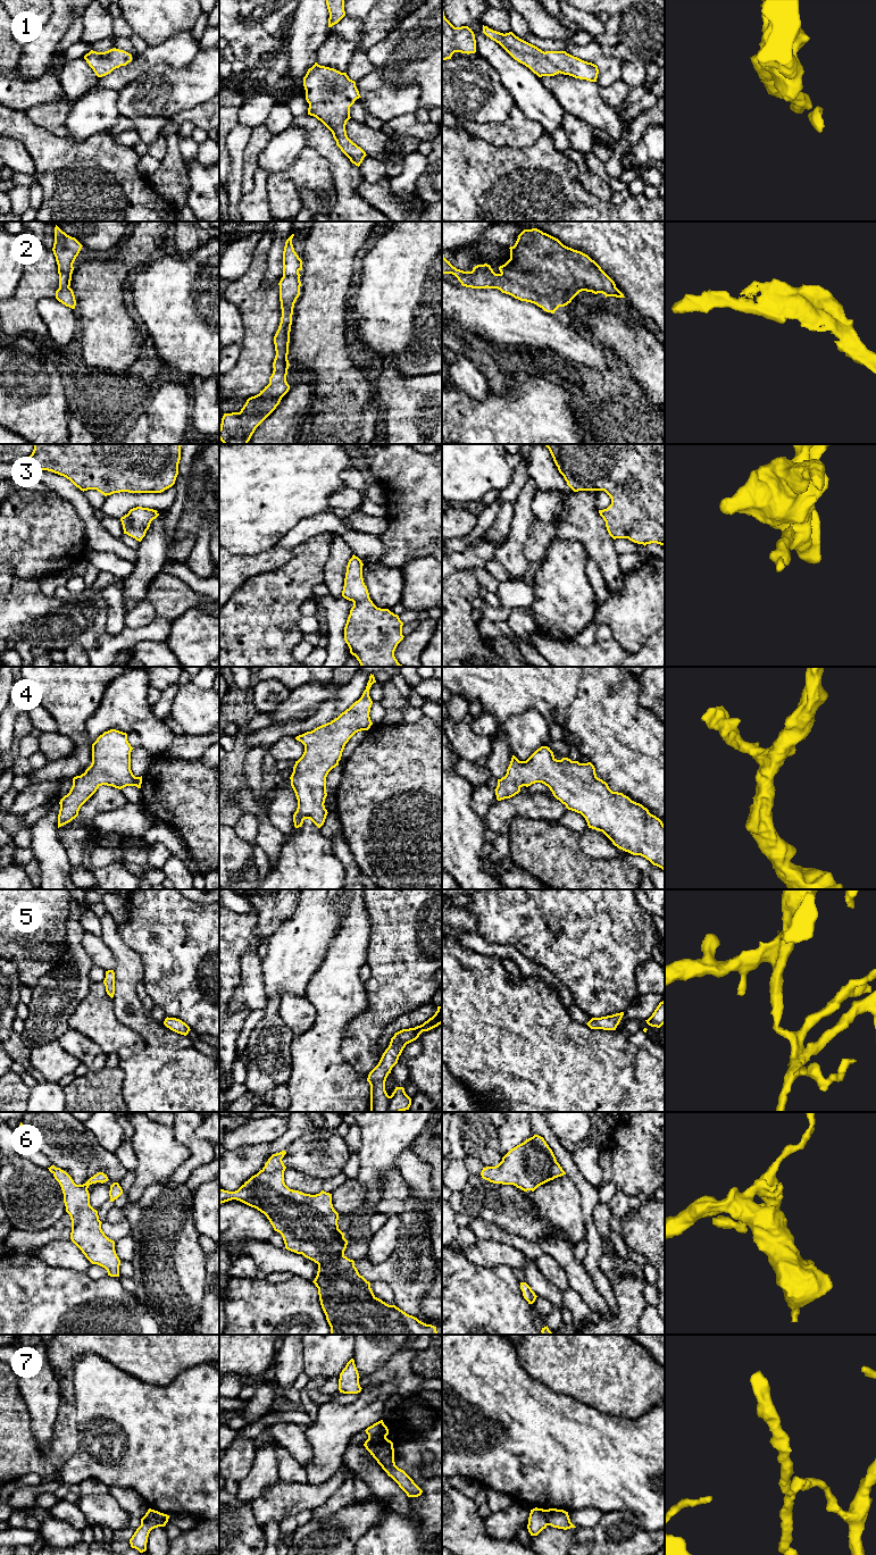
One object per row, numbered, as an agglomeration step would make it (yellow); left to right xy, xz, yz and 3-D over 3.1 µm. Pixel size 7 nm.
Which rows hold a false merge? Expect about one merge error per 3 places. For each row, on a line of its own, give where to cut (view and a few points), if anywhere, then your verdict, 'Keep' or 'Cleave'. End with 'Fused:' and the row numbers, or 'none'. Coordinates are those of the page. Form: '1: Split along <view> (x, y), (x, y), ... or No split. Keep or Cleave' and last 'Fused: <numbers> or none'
1: No split. Keep
2: No split. Keep
3: No split. Keep
4: No split. Keep
5: No split. Keep
6: No split. Keep
7: Split along xz (385, 1436), (368, 1438). Cleave
Fused: 7

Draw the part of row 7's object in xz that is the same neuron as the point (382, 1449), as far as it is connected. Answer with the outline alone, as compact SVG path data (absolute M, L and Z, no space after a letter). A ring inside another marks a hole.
M373 1437L368 1438L364 1446L408 1497L418 1497L422 1495L423 1490L403 1470L395 1465L394 1448L391 1440L386 1437Z

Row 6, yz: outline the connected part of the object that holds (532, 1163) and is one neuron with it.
M534 1135L511 1148L495 1167L483 1168L481 1176L493 1184L514 1185L524 1192L566 1174L543 1137Z

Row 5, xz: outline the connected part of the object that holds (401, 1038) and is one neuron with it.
M442 1006L423 1025L402 1029L391 1038L389 1047L383 1053L378 1064L369 1072L367 1081L370 1085L370 1112L401 1112L409 1110L411 1098L403 1087L395 1087L391 1096L385 1090L385 1081L392 1068L407 1044L416 1040L423 1031L428 1031L442 1023Z

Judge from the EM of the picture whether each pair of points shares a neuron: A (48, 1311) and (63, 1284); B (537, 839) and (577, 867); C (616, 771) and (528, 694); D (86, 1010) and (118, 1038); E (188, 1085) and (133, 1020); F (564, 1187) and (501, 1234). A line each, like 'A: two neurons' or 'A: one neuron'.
A: one neuron
B: one neuron
C: one neuron
D: one neuron
E: one neuron
F: two neurons

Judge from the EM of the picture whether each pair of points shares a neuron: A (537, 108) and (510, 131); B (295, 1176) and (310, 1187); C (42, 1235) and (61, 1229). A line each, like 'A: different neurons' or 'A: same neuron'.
A: different neurons
B: same neuron
C: same neuron

